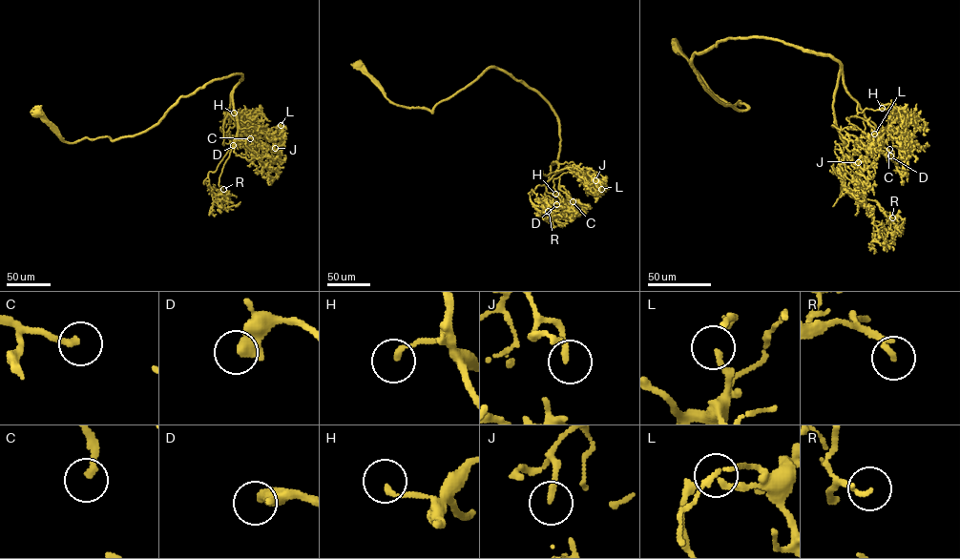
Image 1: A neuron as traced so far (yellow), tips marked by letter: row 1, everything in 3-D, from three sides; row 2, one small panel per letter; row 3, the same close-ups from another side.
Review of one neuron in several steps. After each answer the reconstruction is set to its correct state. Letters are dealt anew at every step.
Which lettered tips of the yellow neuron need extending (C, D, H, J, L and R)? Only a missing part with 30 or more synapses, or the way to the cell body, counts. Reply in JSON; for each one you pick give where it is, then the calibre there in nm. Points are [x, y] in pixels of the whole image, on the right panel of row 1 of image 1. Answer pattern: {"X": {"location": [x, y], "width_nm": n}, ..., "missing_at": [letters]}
{"C": {"location": [889, 149], "width_nm": 200}, "D": {"location": [890, 155], "width_nm": 480}, "R": {"location": [892, 217], "width_nm": 150}, "missing_at": ["C", "D", "R"]}

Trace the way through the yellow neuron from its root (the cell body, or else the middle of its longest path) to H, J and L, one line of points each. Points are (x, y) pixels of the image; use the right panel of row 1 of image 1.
H: (734, 38), (774, 38), (829, 54), (840, 63), (844, 86), (857, 103), (858, 113), (882, 108)
J: (734, 38), (779, 39), (829, 54), (840, 63), (831, 126), (844, 130), (858, 147), (858, 162)
L: (734, 38), (774, 38), (832, 56), (857, 103), (857, 116), (846, 119), (874, 134)

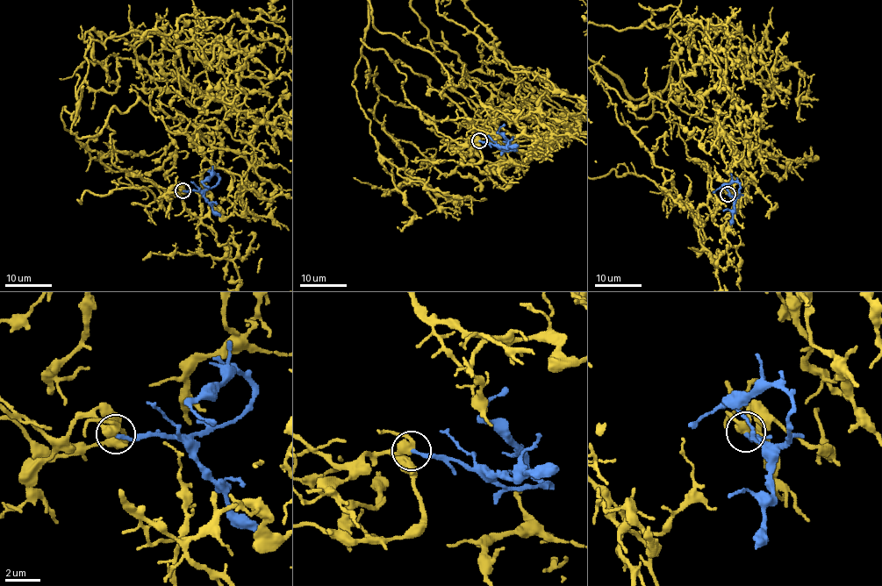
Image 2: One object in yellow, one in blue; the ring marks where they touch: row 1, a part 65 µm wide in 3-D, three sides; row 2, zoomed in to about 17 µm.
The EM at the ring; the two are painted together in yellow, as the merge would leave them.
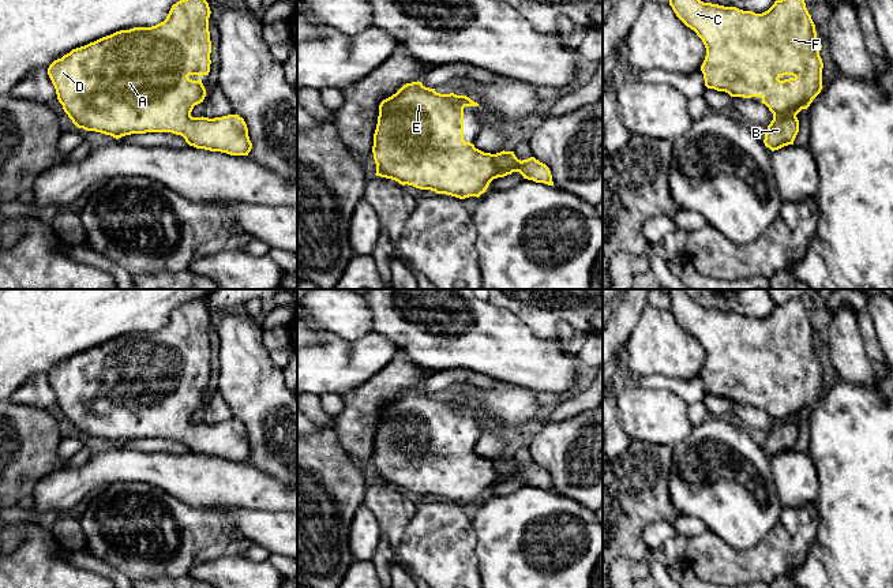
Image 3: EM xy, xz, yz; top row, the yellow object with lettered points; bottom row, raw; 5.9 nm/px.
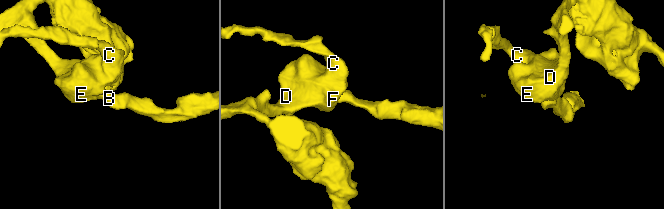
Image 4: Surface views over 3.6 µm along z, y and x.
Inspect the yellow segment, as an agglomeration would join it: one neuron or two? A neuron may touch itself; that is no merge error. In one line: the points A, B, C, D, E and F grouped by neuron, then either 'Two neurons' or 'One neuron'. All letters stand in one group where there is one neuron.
Groups: A B C D E F. One neuron

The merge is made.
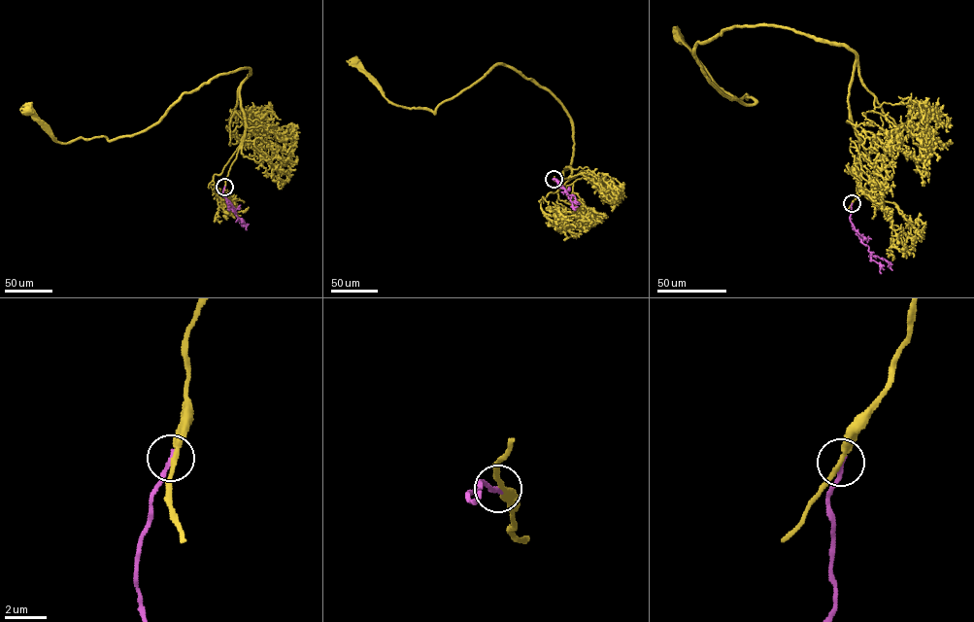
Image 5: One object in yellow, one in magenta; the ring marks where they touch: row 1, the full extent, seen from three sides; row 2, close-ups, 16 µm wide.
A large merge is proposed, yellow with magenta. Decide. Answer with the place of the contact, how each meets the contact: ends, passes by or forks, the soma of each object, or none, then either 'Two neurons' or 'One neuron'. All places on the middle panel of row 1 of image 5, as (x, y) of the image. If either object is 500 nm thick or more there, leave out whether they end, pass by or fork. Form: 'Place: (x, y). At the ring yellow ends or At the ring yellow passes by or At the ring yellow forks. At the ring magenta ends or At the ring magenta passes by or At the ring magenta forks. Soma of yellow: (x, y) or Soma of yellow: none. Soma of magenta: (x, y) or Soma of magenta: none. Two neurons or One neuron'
Place: (554, 179). At the ring yellow passes by. At the ring magenta ends. Soma of yellow: none. Soma of magenta: none. One neuron

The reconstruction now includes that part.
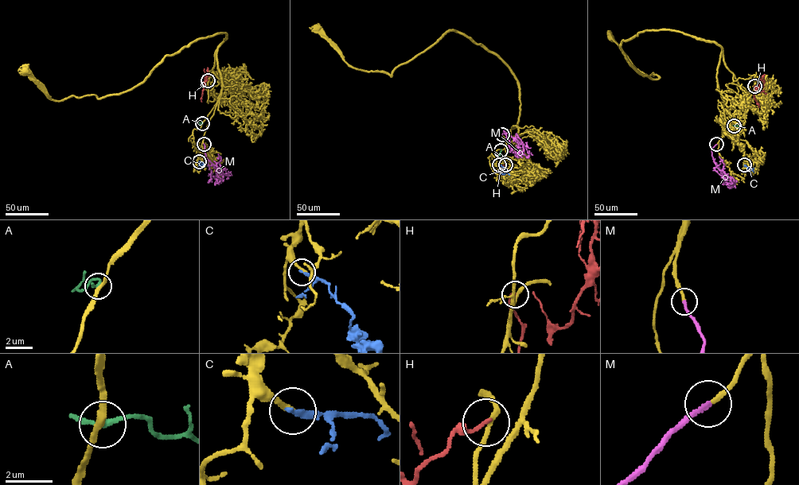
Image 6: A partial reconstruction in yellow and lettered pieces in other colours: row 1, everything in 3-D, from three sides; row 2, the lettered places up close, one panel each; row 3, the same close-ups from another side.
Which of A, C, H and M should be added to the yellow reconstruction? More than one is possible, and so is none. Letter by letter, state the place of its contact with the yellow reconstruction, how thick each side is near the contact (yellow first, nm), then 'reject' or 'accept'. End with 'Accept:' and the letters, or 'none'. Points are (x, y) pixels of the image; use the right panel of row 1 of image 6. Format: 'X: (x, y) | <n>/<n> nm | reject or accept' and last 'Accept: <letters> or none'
A: (734, 126) | 260/200 nm | reject
C: (744, 164) | 240/240 nm | reject
H: (754, 86) | 190/150 nm | reject
M: (716, 144) | 200/200 nm | accept
Accept: M

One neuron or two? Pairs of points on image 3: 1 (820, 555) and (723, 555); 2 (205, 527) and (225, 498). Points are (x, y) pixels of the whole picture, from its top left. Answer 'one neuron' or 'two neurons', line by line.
1: two neurons
2: two neurons

